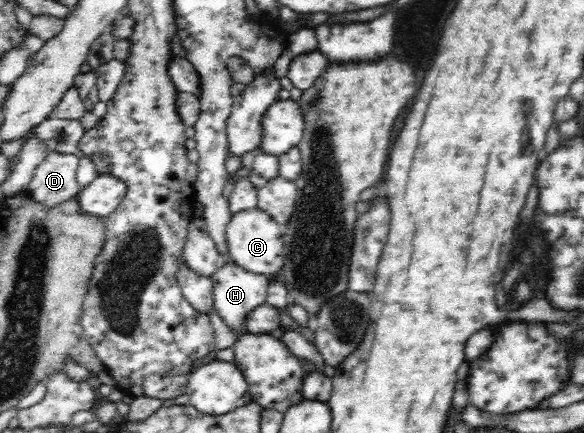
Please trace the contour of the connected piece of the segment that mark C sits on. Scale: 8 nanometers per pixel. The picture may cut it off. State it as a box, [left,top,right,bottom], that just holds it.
[226,206,284,280]

